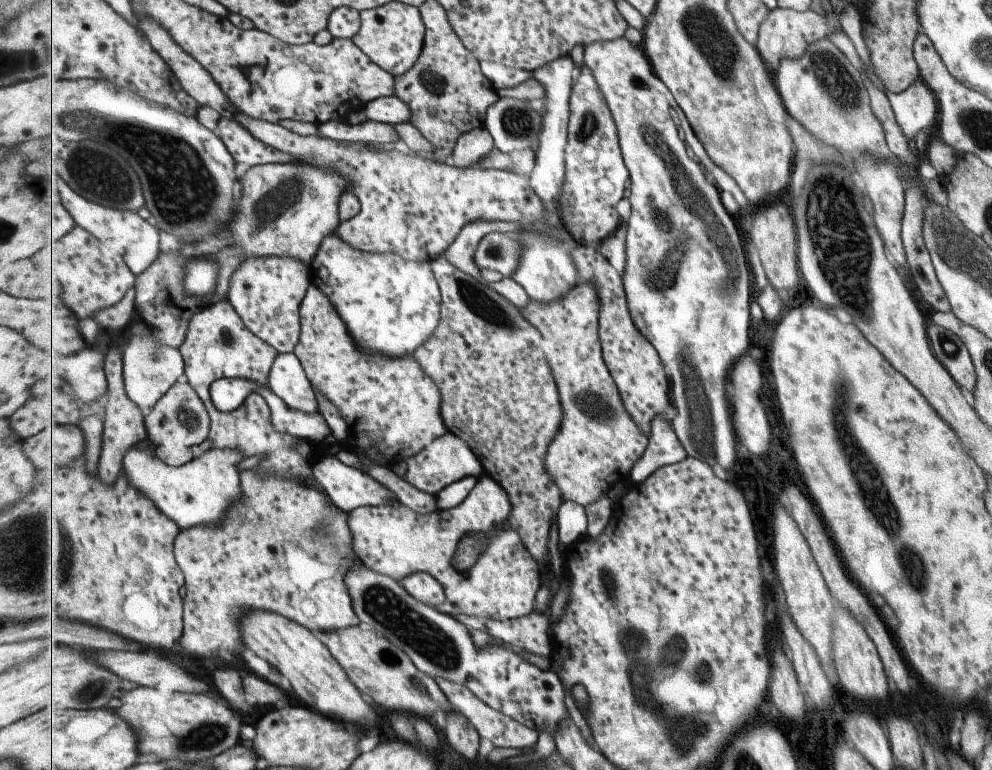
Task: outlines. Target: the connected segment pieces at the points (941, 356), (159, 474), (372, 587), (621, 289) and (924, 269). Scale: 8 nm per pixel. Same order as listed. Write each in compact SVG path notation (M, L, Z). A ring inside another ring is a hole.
M929 324L926 328L926 336L933 356L949 373L961 392L970 397L974 390L976 374L961 339L937 324Z
M145 440L127 451L121 475L125 475L133 486L143 491L184 531L197 525L223 525L232 506L242 499L244 493L237 466L245 457L241 449L211 447L197 453L190 463L174 467L159 460L155 455L155 446Z
M354 567L346 576L357 616L378 635L401 647L425 674L465 685L475 669L477 646L471 629L450 615L443 585L429 573L413 573L400 583L389 575Z
M580 243L572 252L572 257L576 263L577 270L580 271L579 285L593 284L600 296L600 341L603 344L604 358L613 378L616 380L621 396L629 414L636 420L637 424L643 428L644 432L650 436L652 434L653 421L659 415L671 416L672 423L675 418L674 406L672 402L672 386L669 375L653 343L636 327L633 322L629 307L623 274L619 274L607 257L599 250L598 246Z
M904 185L904 209L900 220L900 239L904 250L907 266L909 267L908 274L915 282L915 288L919 290L923 302L933 308L935 311L949 312L950 306L945 298L945 293L942 291L941 285L937 282L932 262L924 245L922 237L922 224L924 221L924 203L926 202L923 193L917 186Z

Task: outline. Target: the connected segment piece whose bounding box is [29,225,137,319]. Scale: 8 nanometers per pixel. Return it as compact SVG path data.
M79 225L64 236L59 247L47 245L32 254L29 260L41 276L60 279L64 284L61 298L80 319L93 319L100 310L123 301L128 290L136 286L137 274L129 268L122 254L114 252L109 245Z

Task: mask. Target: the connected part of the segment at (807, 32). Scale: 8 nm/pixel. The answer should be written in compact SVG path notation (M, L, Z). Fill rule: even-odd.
M777 7L769 13L769 16L760 26L756 46L763 55L767 66L769 66L769 70L775 75L785 59L799 59L806 53L811 43L827 38L834 32L834 29L839 28L838 20L833 15L820 17L815 11L811 10L799 12Z

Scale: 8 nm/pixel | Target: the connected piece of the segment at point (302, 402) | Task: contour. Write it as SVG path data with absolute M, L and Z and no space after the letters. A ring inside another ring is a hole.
M279 352L268 373L268 387L291 408L319 415L320 402L302 362L292 352Z

